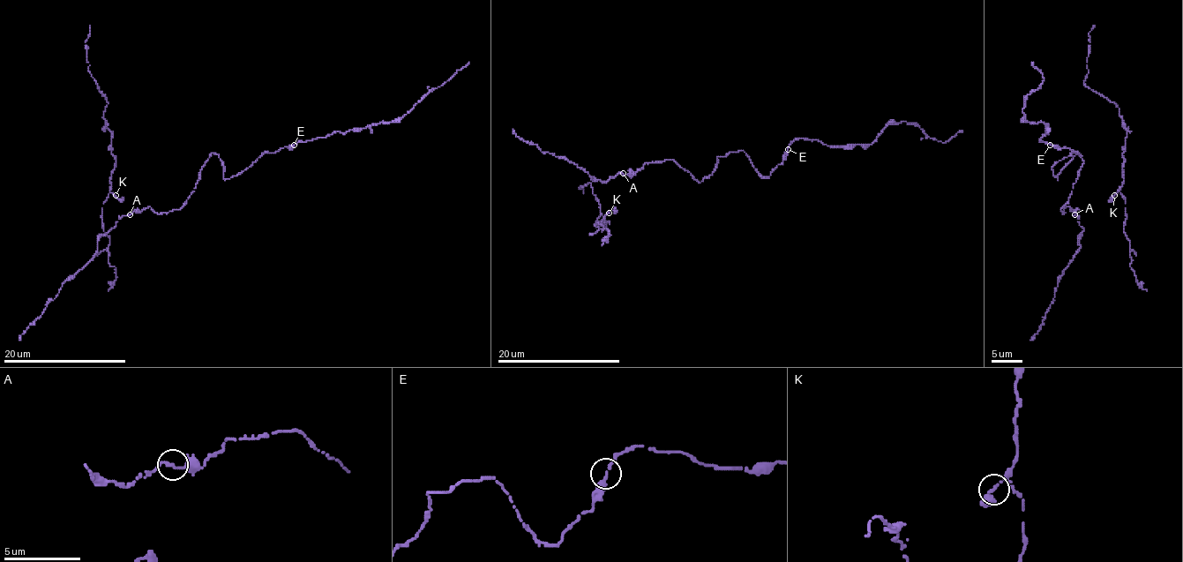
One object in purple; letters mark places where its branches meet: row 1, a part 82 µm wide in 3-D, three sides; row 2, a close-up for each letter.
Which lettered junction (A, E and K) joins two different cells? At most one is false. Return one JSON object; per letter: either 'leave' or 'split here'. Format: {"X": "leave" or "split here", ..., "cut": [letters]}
{"A": "leave", "E": "leave", "K": "leave", "cut": []}

